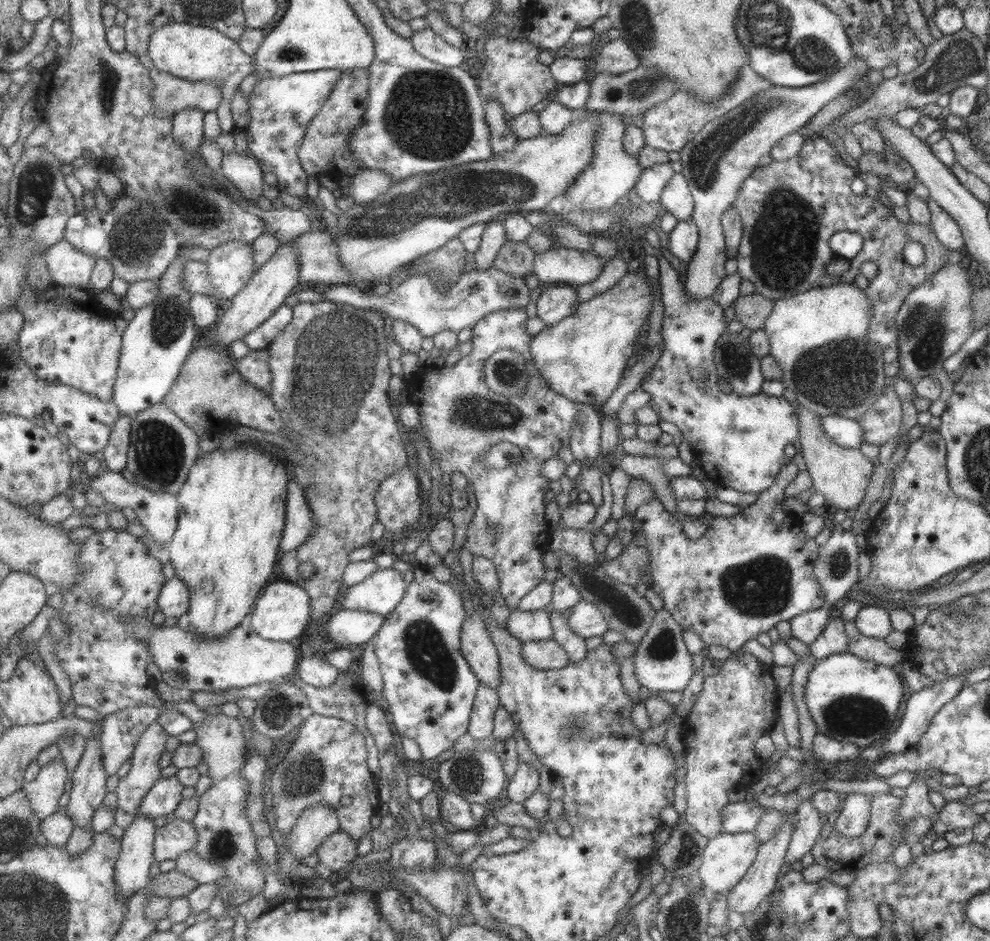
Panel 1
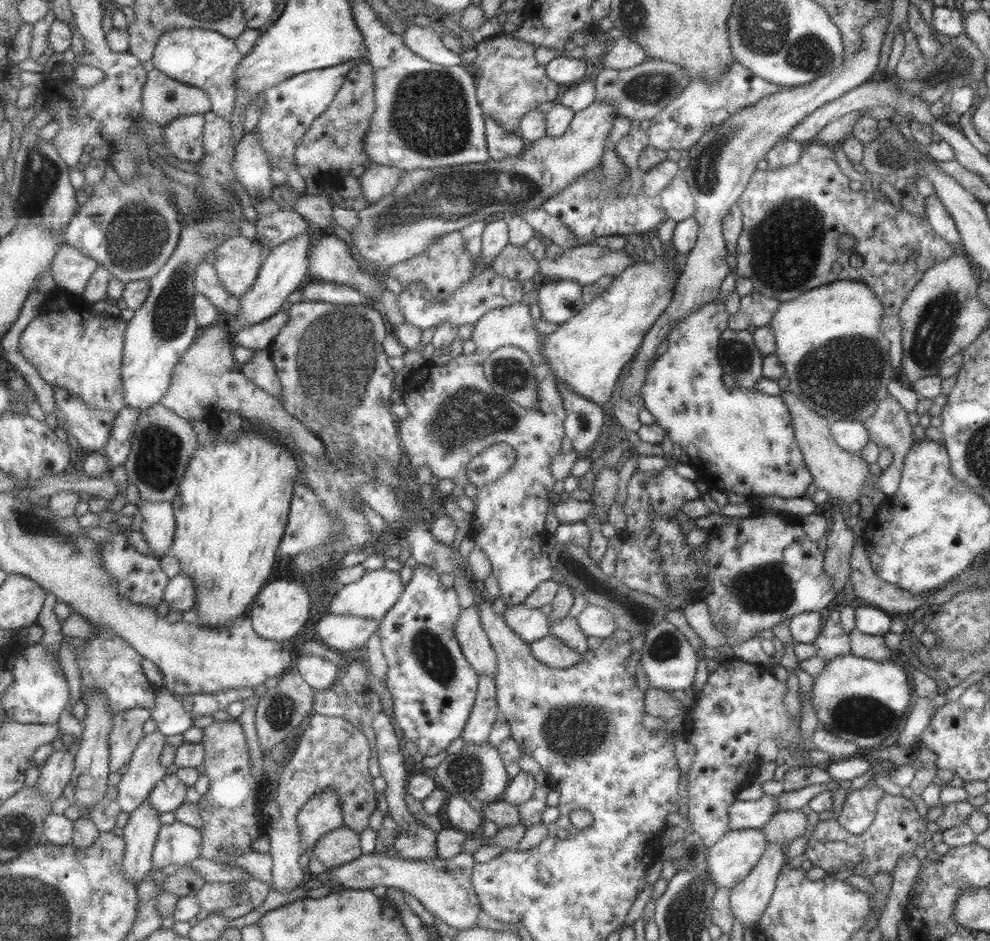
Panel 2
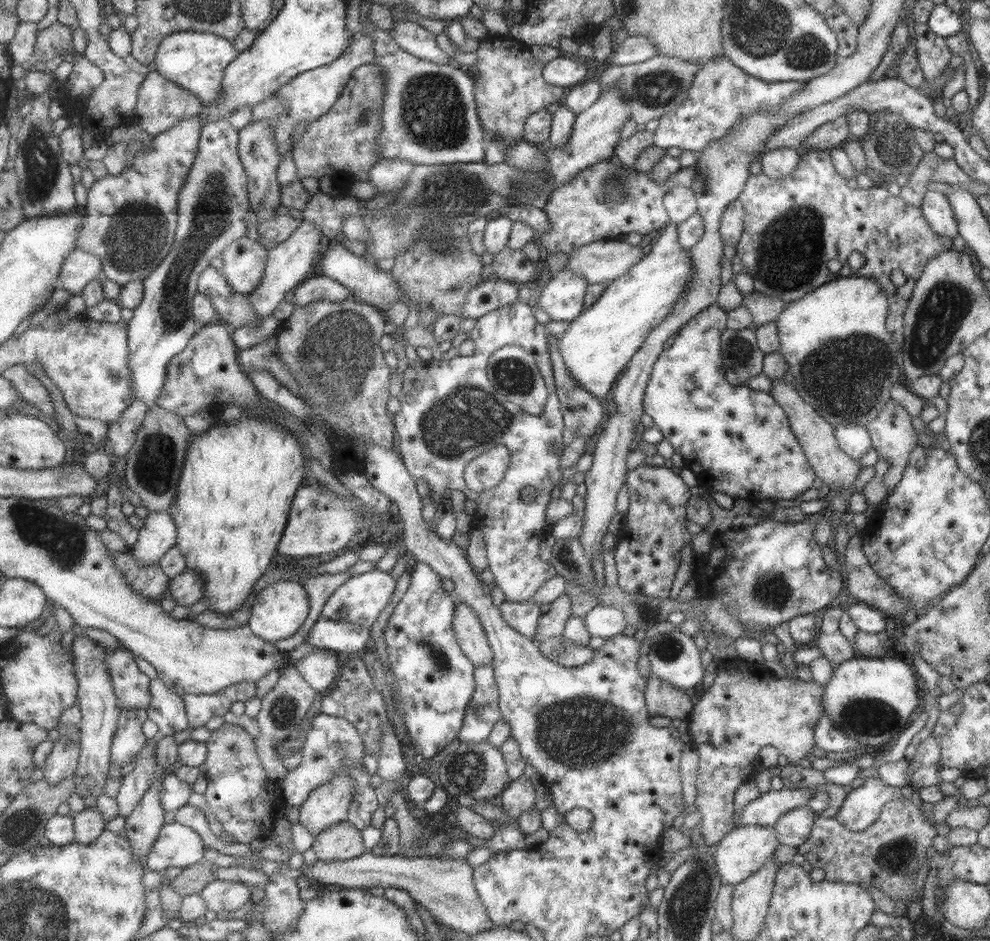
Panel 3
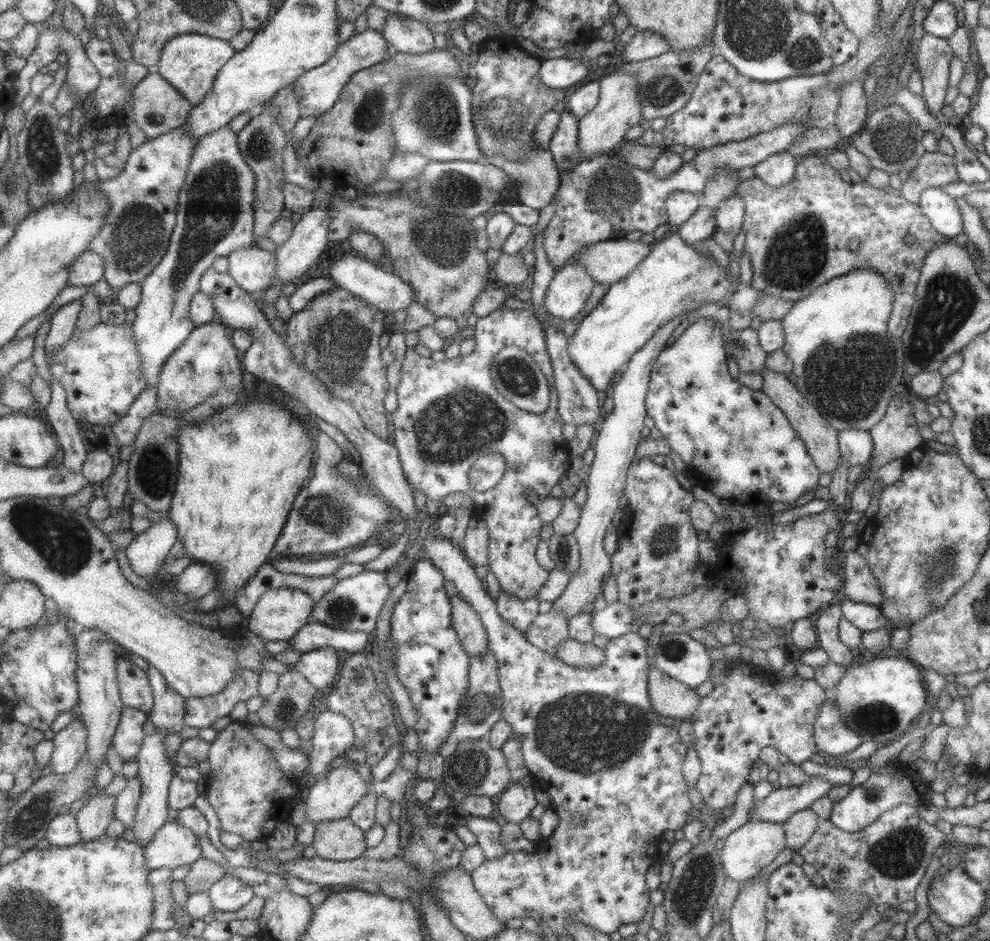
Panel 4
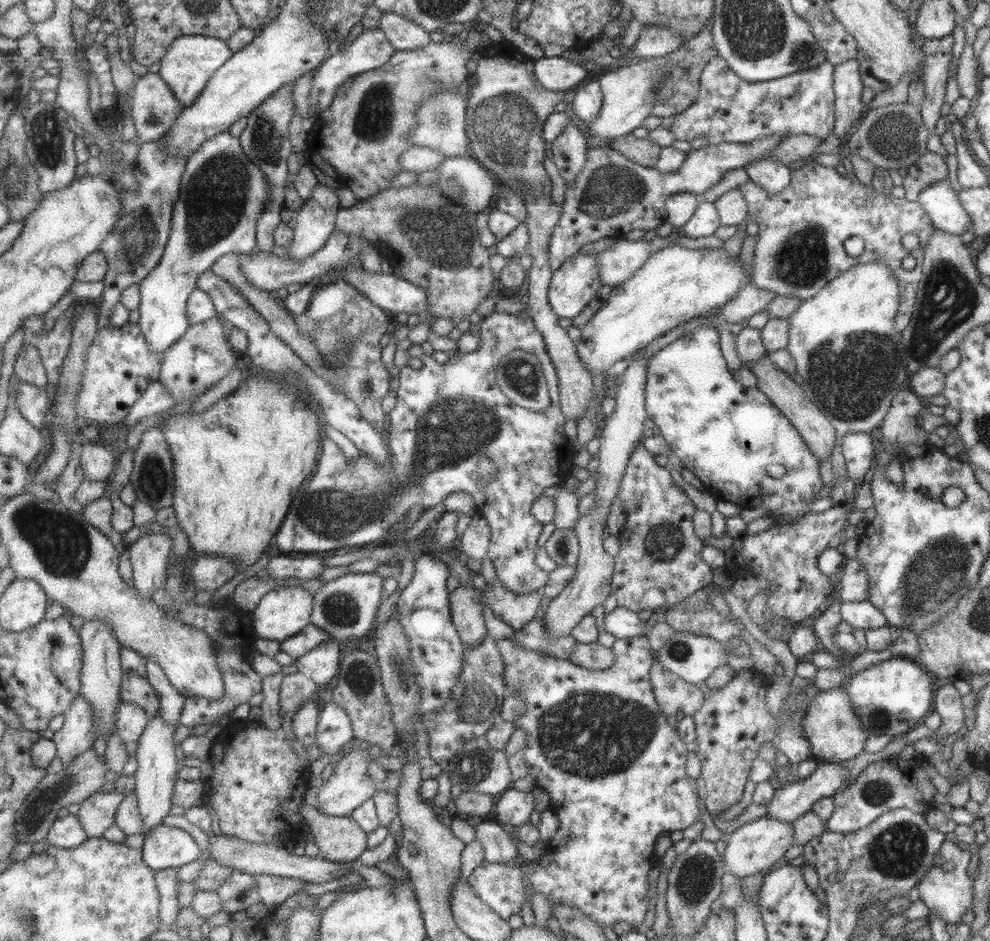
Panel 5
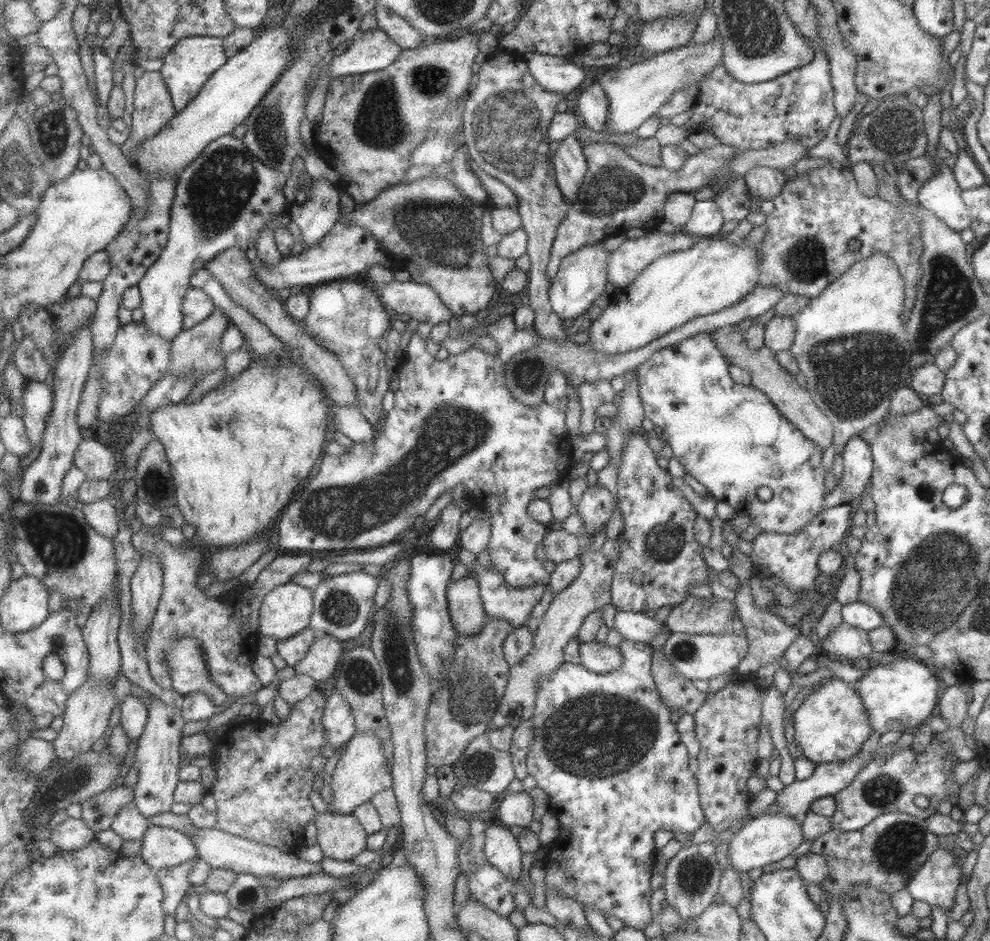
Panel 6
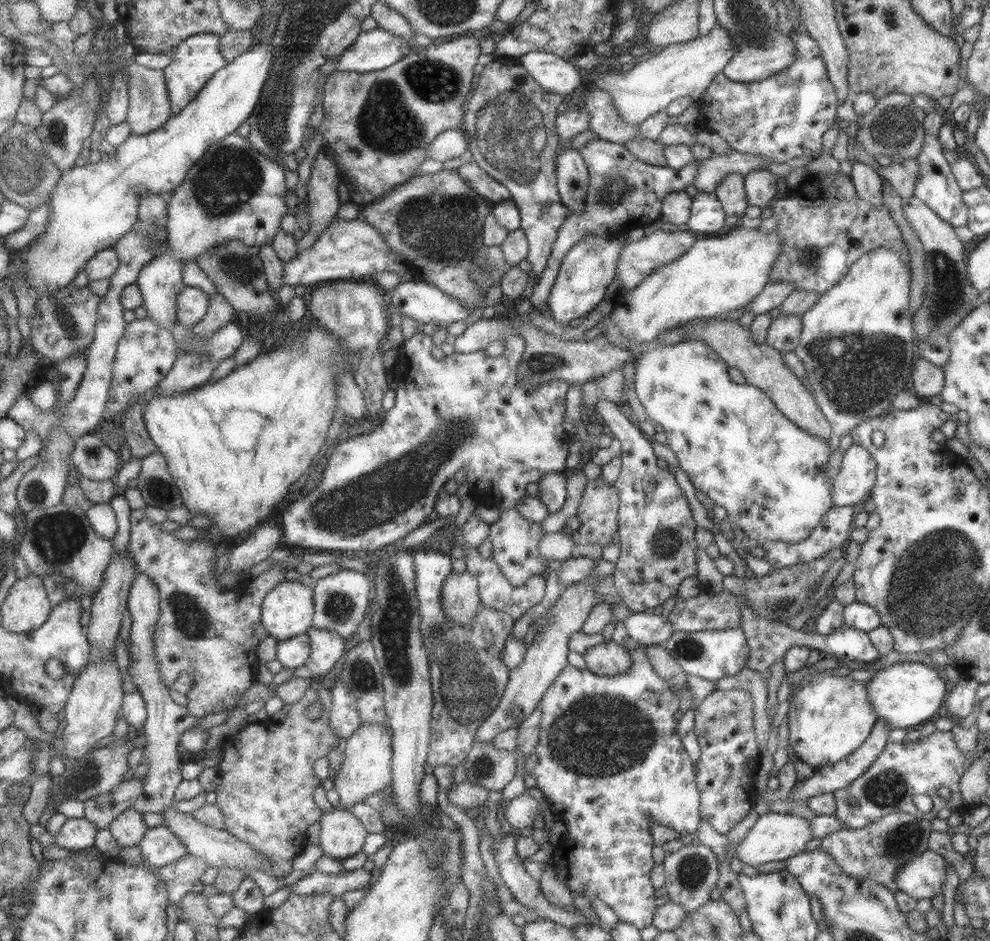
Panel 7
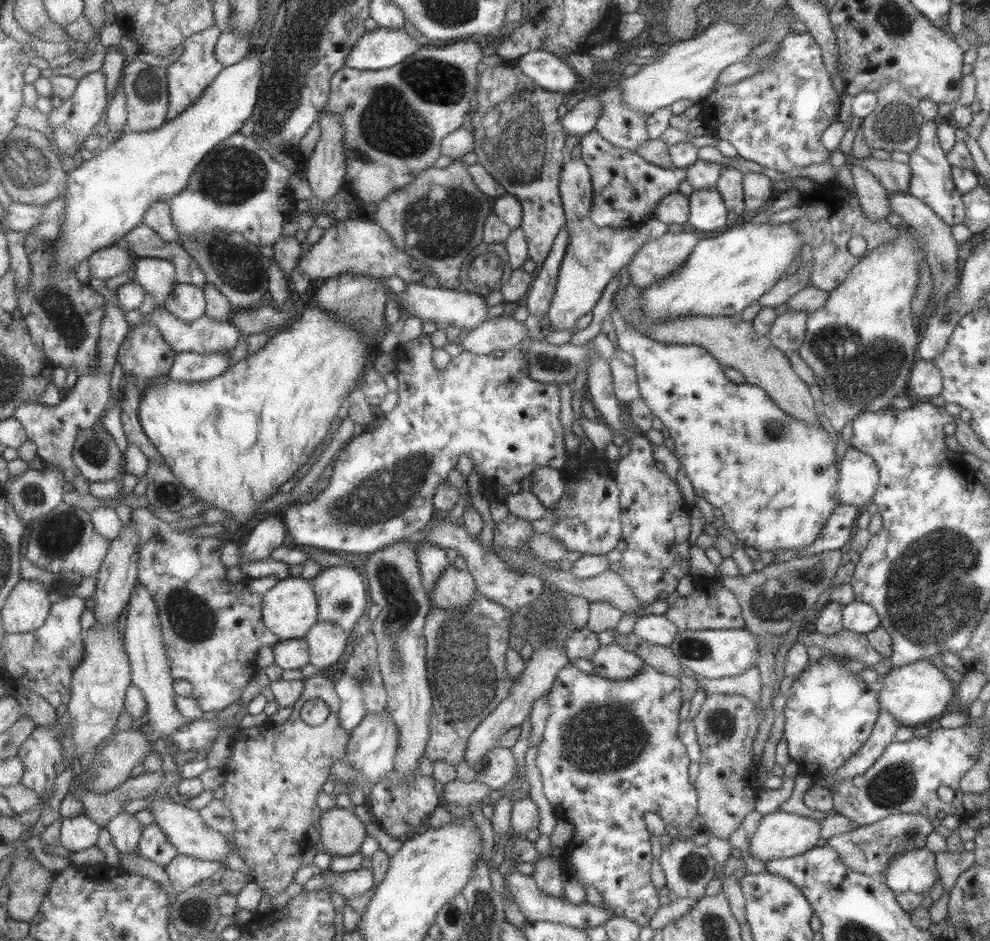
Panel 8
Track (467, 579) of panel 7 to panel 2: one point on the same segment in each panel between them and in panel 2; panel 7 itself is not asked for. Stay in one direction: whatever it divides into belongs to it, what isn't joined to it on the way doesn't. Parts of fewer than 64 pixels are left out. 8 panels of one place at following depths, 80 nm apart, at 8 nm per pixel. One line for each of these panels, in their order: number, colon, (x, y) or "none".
2: (475, 645)
3: (470, 635)
4: (468, 626)
5: (467, 615)
6: (467, 613)

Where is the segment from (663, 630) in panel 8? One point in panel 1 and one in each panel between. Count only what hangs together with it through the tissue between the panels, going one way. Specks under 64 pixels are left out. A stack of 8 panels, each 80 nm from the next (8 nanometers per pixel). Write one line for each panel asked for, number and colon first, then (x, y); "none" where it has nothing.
1: (585, 620)
2: (594, 621)
3: (602, 621)
4: (614, 620)
5: (622, 623)
6: (639, 627)
7: (644, 627)

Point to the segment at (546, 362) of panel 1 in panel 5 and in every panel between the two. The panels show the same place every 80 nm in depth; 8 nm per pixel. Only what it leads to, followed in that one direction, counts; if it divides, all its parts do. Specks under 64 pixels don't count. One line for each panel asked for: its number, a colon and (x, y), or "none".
2: (587, 352)
3: (597, 345)
4: (674, 277)
5: (675, 284)

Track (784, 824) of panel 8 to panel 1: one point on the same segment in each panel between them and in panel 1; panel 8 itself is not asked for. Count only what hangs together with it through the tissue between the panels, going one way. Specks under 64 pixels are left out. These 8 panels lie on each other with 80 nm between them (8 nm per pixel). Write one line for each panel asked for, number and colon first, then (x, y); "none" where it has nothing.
1: (726, 857)
2: (730, 859)
3: (742, 851)
4: (750, 847)
5: (759, 844)
6: (766, 838)
7: (775, 836)

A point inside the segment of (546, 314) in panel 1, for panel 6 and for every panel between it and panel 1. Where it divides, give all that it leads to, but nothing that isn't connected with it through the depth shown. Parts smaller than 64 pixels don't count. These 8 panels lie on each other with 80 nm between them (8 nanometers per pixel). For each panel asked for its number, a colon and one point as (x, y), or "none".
2: (559, 300)
3: (562, 298)
4: (566, 293)
5: (574, 284)
6: (580, 278)

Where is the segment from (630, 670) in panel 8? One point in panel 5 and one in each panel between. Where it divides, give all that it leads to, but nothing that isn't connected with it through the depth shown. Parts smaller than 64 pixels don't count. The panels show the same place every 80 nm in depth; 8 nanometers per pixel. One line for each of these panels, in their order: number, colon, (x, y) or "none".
5: (591, 656)
6: (599, 658)
7: (608, 659)

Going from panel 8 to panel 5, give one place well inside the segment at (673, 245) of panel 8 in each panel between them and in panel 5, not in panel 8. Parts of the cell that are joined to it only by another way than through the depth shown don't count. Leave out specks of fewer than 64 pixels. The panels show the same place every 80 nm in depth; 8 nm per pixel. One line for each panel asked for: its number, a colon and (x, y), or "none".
5: (617, 263)
6: (625, 263)
7: (639, 258)

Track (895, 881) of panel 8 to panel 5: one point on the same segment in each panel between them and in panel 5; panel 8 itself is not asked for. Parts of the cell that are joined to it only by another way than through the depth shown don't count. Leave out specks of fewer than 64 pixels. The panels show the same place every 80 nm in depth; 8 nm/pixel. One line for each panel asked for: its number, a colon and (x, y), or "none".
5: (949, 893)
6: (936, 880)
7: (922, 876)

